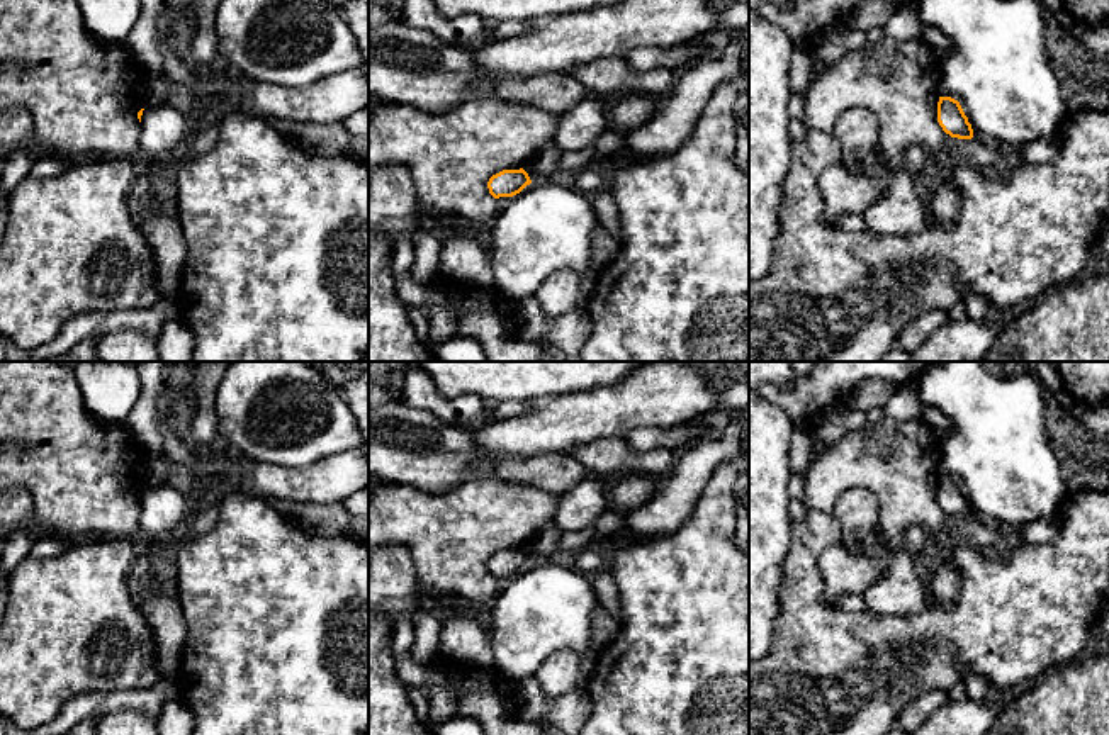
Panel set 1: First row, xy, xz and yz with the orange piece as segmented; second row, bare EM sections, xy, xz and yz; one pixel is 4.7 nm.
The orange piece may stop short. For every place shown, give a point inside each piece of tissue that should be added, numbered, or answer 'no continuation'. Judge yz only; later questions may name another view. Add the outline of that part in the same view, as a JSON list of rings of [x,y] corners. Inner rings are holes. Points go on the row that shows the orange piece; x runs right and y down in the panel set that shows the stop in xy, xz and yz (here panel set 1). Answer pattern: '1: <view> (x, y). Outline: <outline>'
no continuation

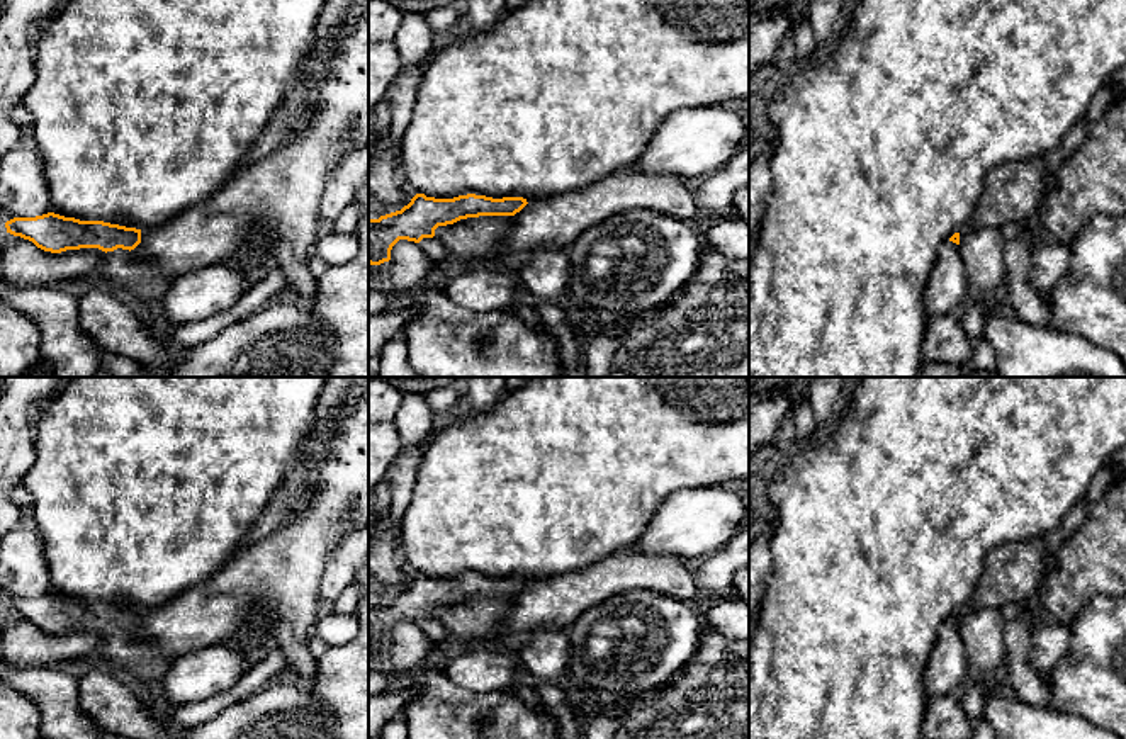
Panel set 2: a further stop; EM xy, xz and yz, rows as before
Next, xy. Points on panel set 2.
1: xy (143, 279). Outline: [[[122,248],[102,255],[95,268],[104,287],[124,289],[155,311],[173,284],[173,279],[166,277],[158,263]]]

